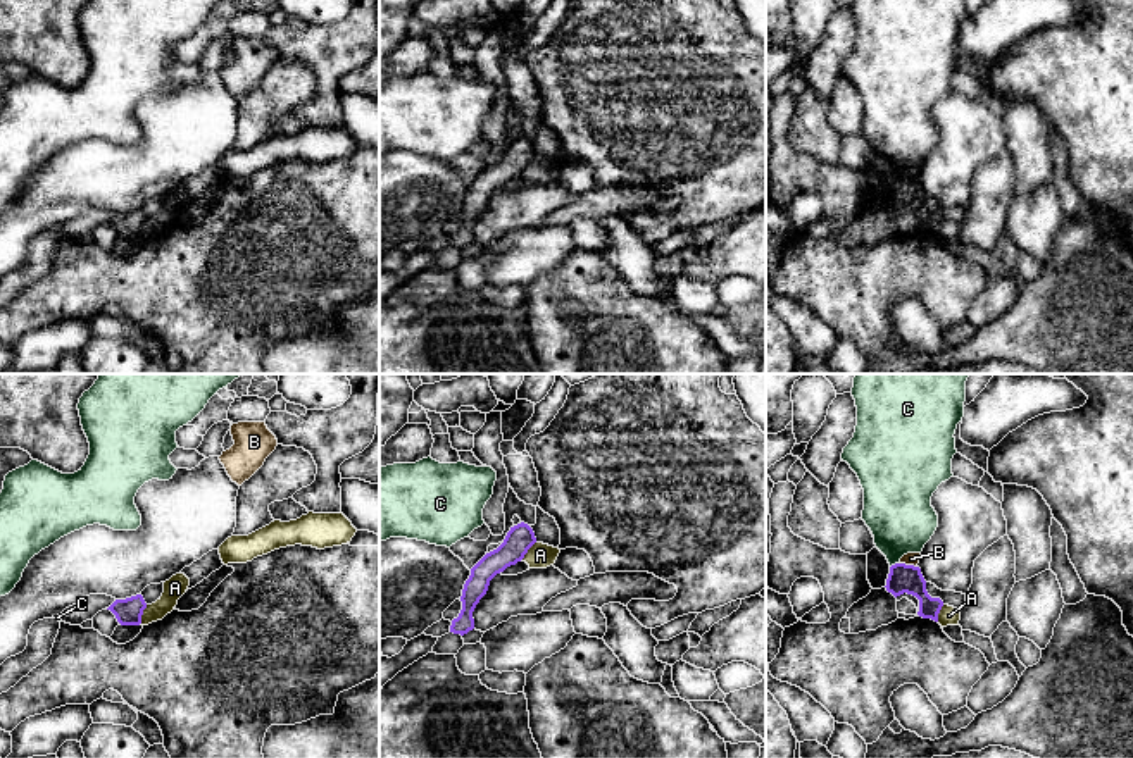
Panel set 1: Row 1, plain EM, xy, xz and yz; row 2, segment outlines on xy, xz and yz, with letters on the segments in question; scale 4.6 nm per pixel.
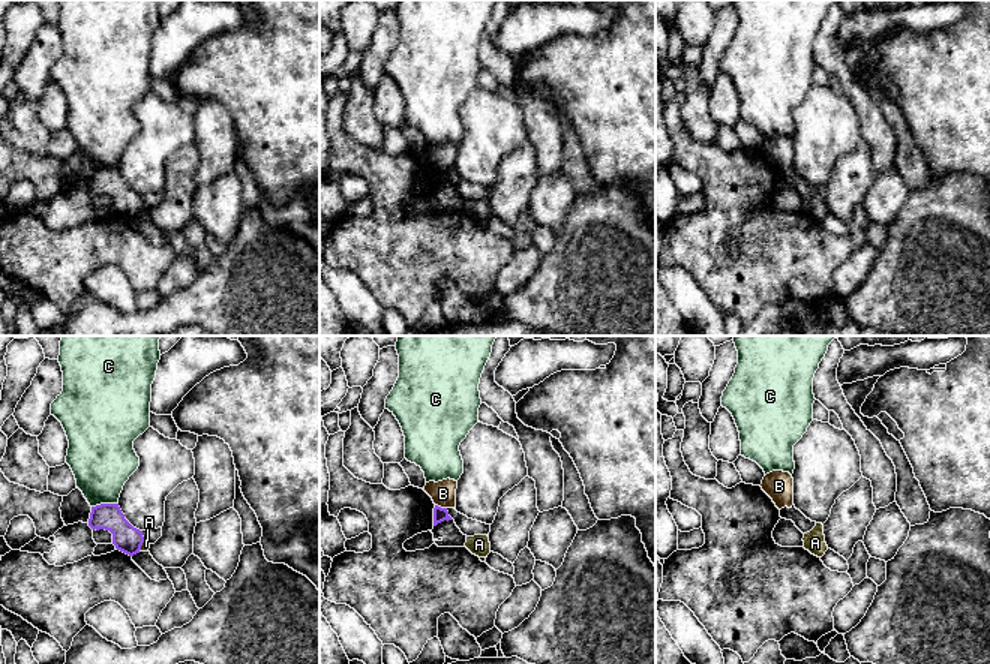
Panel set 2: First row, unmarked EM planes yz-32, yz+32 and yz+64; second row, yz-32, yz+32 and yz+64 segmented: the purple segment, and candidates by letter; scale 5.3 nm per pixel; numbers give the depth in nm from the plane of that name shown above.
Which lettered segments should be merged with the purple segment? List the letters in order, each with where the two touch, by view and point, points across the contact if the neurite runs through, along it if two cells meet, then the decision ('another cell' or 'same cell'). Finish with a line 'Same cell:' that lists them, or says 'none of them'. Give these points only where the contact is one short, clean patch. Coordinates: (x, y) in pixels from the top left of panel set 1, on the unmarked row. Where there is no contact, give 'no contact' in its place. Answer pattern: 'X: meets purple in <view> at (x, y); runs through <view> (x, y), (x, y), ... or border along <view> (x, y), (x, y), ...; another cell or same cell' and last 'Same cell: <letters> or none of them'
A: meets purple in xy at (142, 228); border along xy (147, 219), (140, 236); another cell
B: meets purple in yz at (907, 180); border along yz (899, 176), (916, 181); another cell
C: meets purple in yz at (895, 178); border along yz (897, 176), (890, 181); another cell
Same cell: none of them

